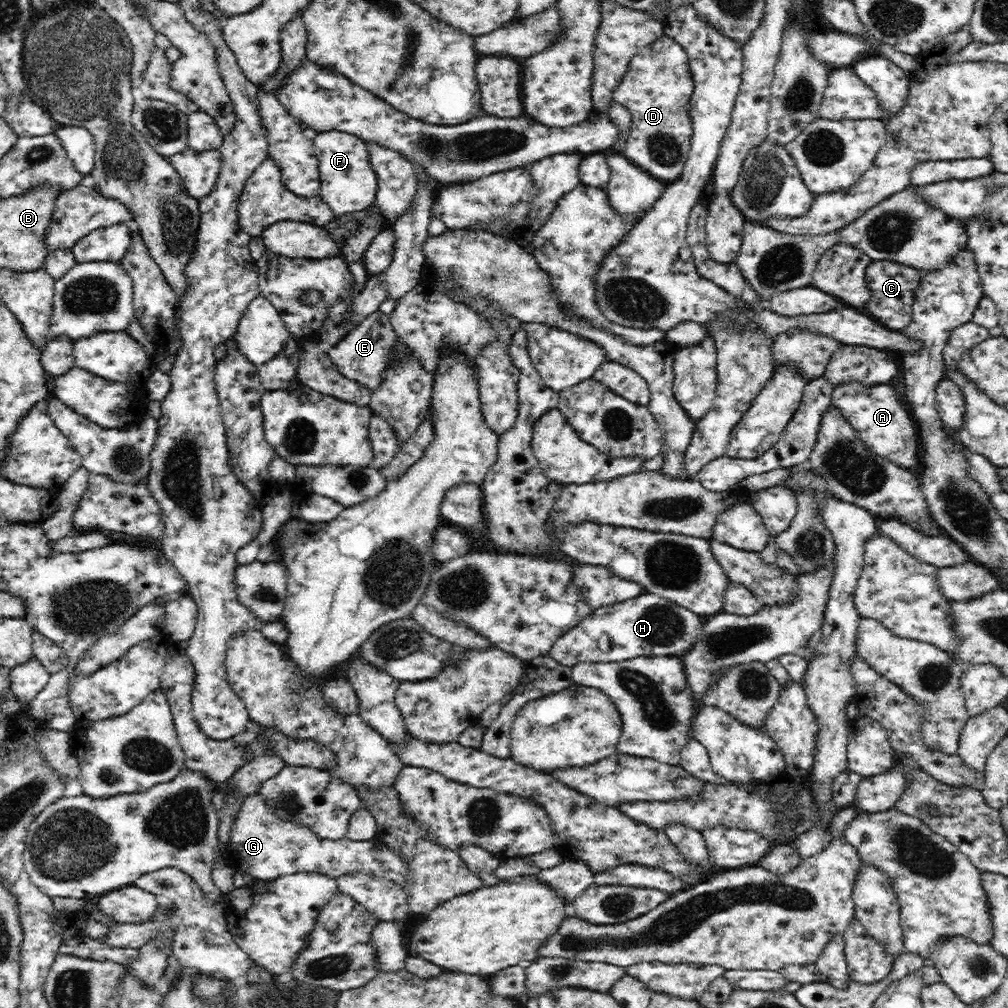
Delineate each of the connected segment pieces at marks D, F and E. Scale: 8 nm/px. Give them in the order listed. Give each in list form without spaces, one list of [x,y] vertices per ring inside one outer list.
[[[663,34],[630,58],[626,72],[613,92],[613,99],[627,106],[633,116],[630,134],[626,136],[621,152],[642,170],[665,183],[675,181],[682,174],[690,151],[693,124],[682,106],[691,100],[692,91],[693,74],[686,52]]]
[[[327,130],[313,136],[313,148],[318,159],[319,196],[335,216],[367,209],[377,195],[377,174],[371,165],[364,141],[355,134]]]
[[[379,310],[364,317],[354,328],[329,351],[329,358],[335,368],[344,377],[354,379],[374,389],[378,387],[380,374],[383,372],[383,364],[388,360],[390,350],[395,346],[395,329],[392,326],[389,315],[382,314]]]

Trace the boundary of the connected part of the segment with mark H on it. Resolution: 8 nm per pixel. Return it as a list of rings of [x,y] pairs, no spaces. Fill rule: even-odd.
[[[645,592],[640,597],[630,599],[621,603],[612,603],[595,608],[592,614],[584,617],[574,629],[568,630],[566,634],[559,635],[548,648],[548,655],[562,666],[573,667],[578,663],[601,663],[628,661],[636,657],[654,656],[678,656],[684,655],[694,646],[700,637],[702,622],[698,615],[691,610],[668,600]]]

